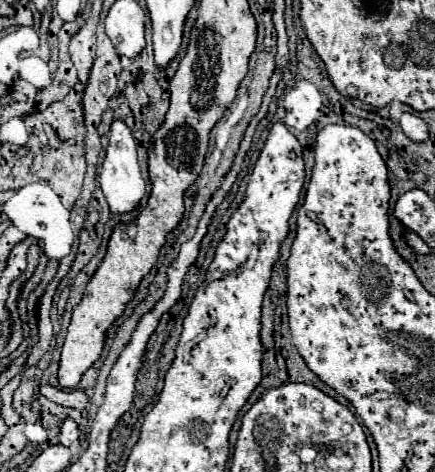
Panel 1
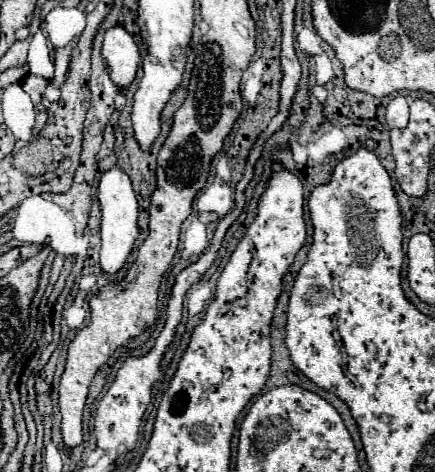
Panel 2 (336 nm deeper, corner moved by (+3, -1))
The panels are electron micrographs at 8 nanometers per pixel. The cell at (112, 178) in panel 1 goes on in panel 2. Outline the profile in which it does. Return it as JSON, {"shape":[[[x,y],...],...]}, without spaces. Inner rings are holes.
{"shape":[[[112,168],[112,170],[104,172],[102,178],[100,178],[100,186],[98,186],[98,202],[100,202],[100,208],[102,208],[100,268],[106,274],[116,274],[124,266],[128,254],[132,252],[134,240],[138,238],[138,224],[136,224],[136,220],[138,220],[138,200],[136,200],[136,194],[132,190],[130,178],[118,168]]]}

